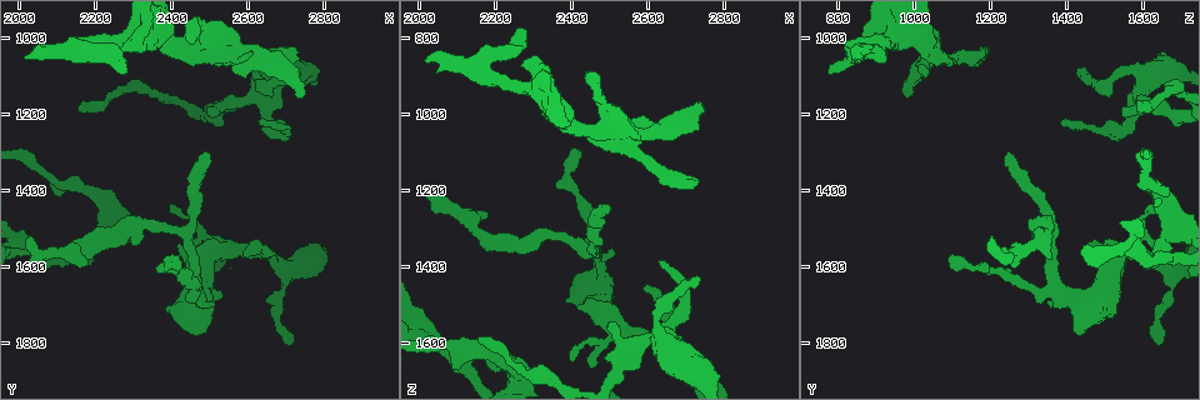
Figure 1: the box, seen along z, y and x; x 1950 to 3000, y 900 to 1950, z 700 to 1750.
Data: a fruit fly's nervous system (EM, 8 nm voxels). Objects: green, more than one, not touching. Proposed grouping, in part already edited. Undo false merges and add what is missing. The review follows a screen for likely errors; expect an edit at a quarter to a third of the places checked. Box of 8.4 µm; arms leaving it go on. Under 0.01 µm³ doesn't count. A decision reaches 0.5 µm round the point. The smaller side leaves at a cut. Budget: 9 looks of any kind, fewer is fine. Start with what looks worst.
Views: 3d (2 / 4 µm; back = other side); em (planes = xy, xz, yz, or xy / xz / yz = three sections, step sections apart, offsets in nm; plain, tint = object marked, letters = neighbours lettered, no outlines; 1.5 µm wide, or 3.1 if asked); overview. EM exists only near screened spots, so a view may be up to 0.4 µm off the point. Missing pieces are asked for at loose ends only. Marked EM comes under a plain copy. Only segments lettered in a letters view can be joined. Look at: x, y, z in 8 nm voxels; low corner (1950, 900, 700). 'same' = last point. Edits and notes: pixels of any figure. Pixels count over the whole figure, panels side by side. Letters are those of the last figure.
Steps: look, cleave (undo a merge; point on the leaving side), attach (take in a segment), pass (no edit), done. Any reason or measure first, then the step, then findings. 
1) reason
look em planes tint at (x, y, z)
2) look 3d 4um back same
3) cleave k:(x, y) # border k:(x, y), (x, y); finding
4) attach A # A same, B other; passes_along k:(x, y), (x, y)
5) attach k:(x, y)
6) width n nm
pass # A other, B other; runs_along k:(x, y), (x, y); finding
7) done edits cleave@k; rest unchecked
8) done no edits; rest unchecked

free end
look 3d 2um at (2720, 1030, 1170)

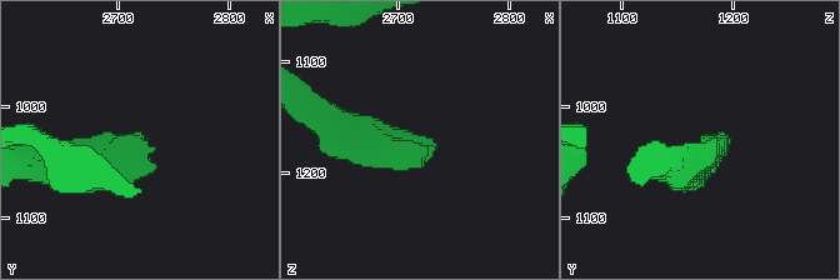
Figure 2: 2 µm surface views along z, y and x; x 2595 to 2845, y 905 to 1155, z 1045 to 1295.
now the EM
look em xz step 8 letters at (2728, 1030, 1178)

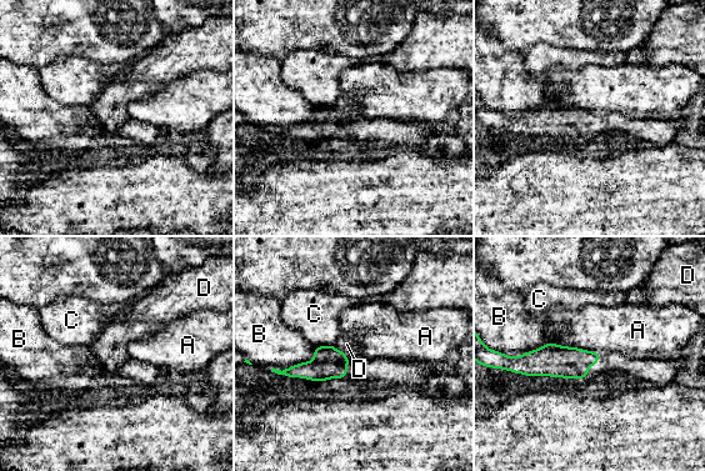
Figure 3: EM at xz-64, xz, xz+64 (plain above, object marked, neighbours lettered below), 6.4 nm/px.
width 190 nm
pass # A other, B other, C other, D other; border 3:(333, 345), (349, 361); no lettered segment goes on from it

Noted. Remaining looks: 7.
free end
look 3d 2um at (2720, 1800, 1640)

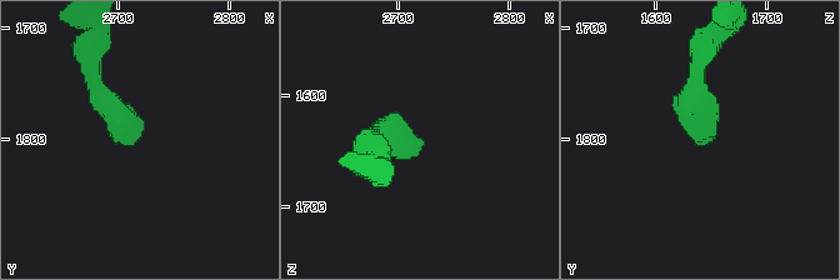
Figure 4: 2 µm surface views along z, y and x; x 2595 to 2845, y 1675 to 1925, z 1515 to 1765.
look em planes letters at (2714, 1806, 1646)

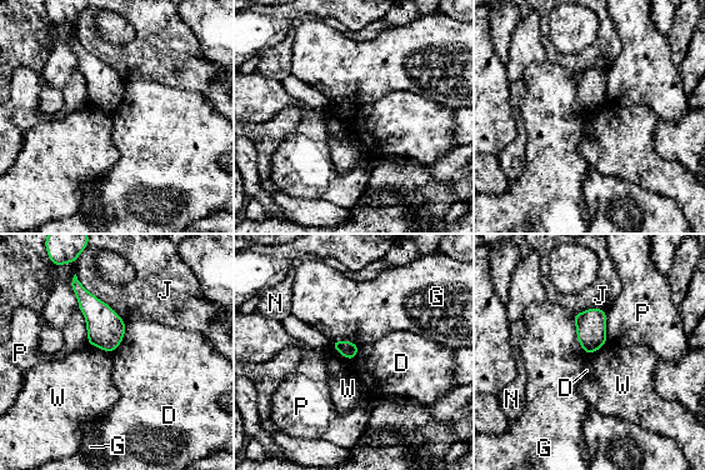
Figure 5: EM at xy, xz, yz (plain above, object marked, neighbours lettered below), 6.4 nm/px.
width 100 nm
pass # D other, G other, J other, N other, P other, W other; border 5:(125, 324), (123, 339), (111, 351); none of them fits

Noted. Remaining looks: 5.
an open end
look 3d 4um at (2030, 1520, 1205)

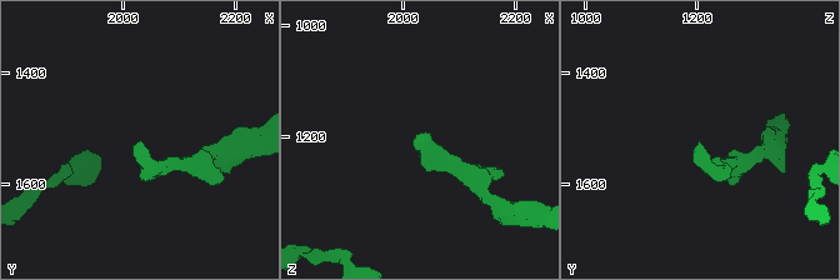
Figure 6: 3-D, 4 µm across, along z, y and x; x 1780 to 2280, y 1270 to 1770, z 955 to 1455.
look em planes tint at (2020, 1525, 1200)

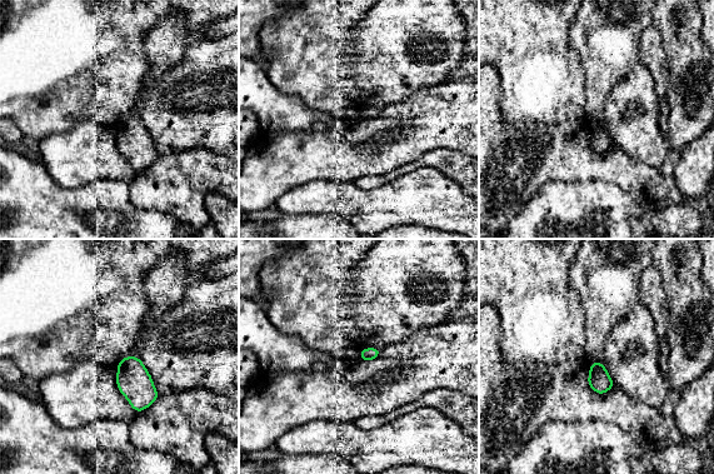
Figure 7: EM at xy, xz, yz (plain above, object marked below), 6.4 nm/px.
look em planes letters same

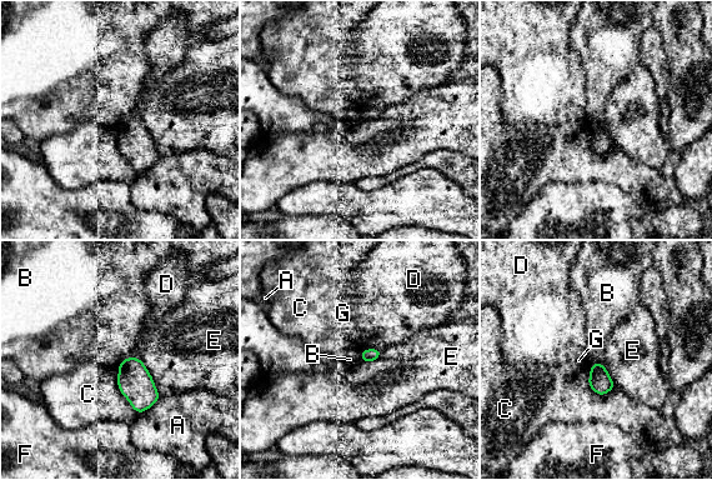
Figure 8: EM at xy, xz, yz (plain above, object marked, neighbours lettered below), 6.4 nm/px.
pass # A other, B other, C other, D other, E other, F other, G other; border 8:(362, 350), (361, 361); none of them fits

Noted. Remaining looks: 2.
branch stops here
look 3d 4um at (2500, 1300, 1250)

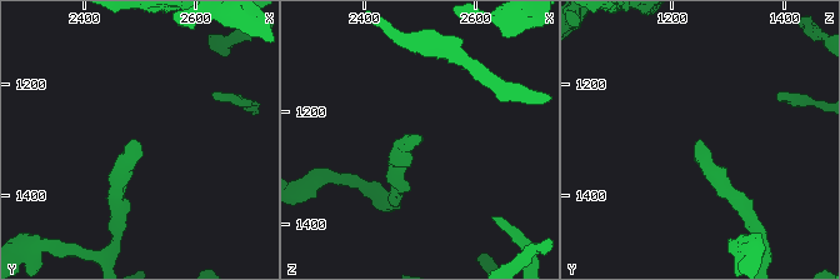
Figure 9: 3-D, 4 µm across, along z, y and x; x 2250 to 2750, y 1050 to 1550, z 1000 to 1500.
look em planes letters at (2495, 1300, 1245)

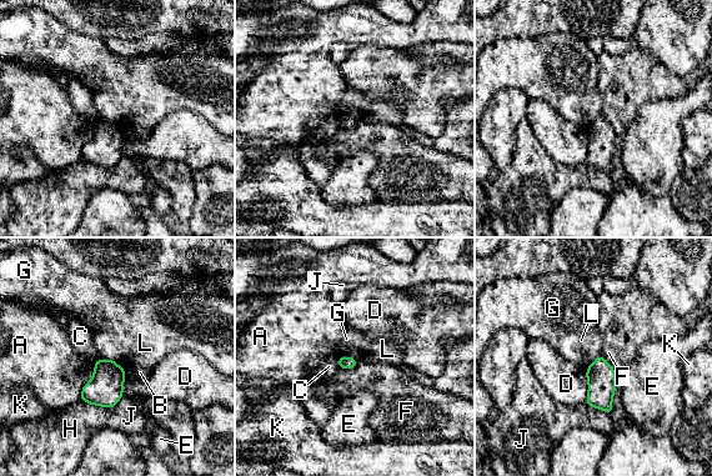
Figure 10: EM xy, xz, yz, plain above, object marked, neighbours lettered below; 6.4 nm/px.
longest_contact A 260 nm
pass # A other, B other, C other, D other, E other, F other, G other, H other, J other, K other, L other; none of them fits

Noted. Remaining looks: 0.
done no edits; rest unchecked

